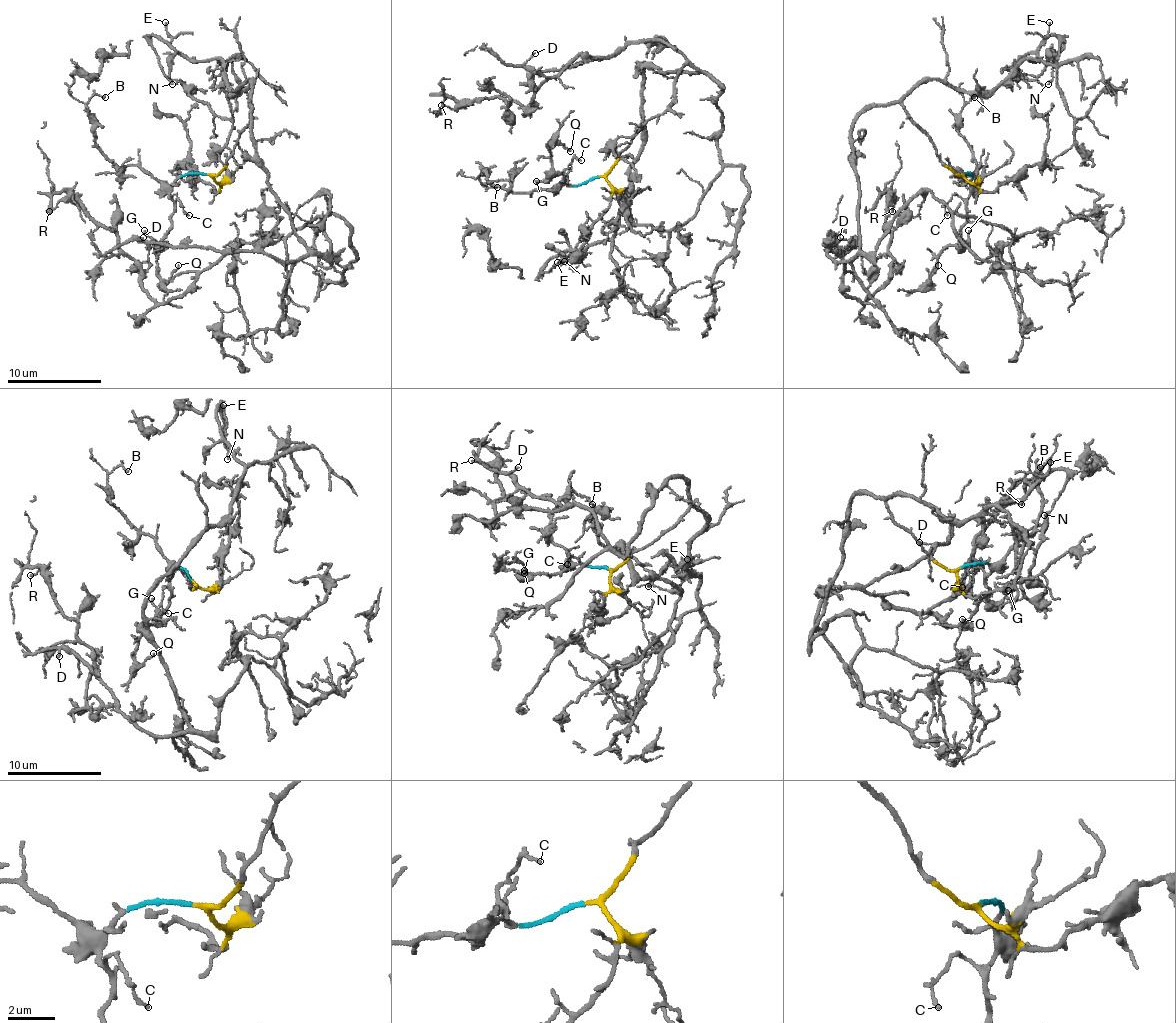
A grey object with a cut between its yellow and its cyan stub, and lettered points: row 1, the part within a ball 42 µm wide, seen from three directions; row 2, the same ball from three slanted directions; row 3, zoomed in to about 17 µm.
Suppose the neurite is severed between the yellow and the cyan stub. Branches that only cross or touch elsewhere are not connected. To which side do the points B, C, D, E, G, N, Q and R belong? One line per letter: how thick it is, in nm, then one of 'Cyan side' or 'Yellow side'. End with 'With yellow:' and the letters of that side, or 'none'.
B: Thickness 110 nm. Cyan side
C: Thickness 140 nm. Cyan side
D: Thickness 110 nm. Yellow side
E: Thickness 110 nm. Yellow side
G: Thickness 150 nm. Cyan side
N: Thickness 150 nm. Yellow side
Q: Thickness 140 nm. Cyan side
R: Thickness 110 nm. Yellow side
With yellow: D, E, N, R

